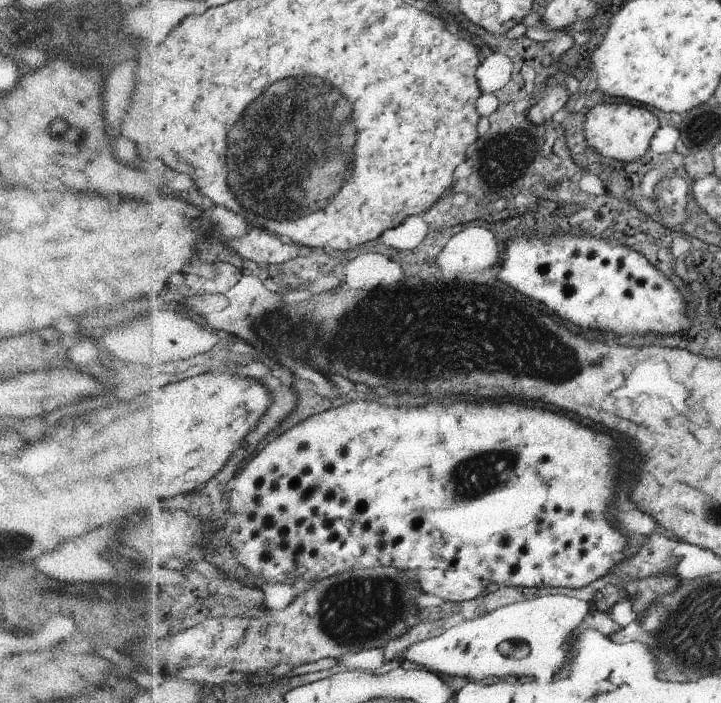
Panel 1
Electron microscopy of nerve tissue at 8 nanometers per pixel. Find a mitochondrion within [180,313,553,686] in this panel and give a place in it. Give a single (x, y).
(359, 611)

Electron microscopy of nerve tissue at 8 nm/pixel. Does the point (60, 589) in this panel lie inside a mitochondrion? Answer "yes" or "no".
no

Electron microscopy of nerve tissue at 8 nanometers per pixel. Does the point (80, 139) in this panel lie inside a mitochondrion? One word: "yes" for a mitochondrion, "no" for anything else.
no

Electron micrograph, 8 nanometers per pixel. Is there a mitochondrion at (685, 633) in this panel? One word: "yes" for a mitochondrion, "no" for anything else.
yes

